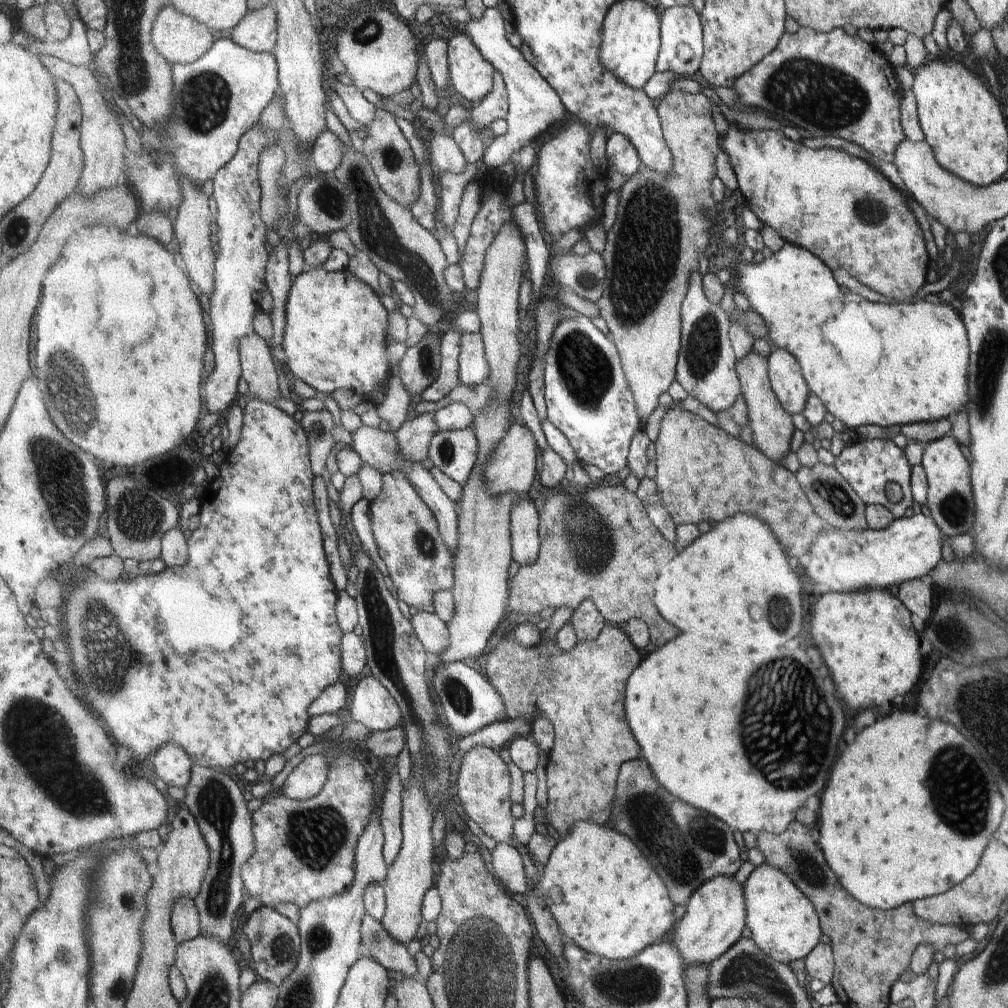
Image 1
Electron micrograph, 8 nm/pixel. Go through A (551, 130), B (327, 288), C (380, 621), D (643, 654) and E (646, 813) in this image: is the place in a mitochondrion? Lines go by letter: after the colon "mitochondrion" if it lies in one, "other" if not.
A: other
B: other
C: mitochondrion
D: other
E: mitochondrion

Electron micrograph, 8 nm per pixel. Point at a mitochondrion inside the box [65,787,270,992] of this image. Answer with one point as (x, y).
(128, 900)

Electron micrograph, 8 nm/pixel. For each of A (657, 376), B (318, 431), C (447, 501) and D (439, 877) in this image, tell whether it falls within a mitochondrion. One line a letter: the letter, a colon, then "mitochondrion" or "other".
A: other
B: other
C: other
D: other

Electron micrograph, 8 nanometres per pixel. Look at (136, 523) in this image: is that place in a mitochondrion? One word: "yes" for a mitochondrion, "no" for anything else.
yes

